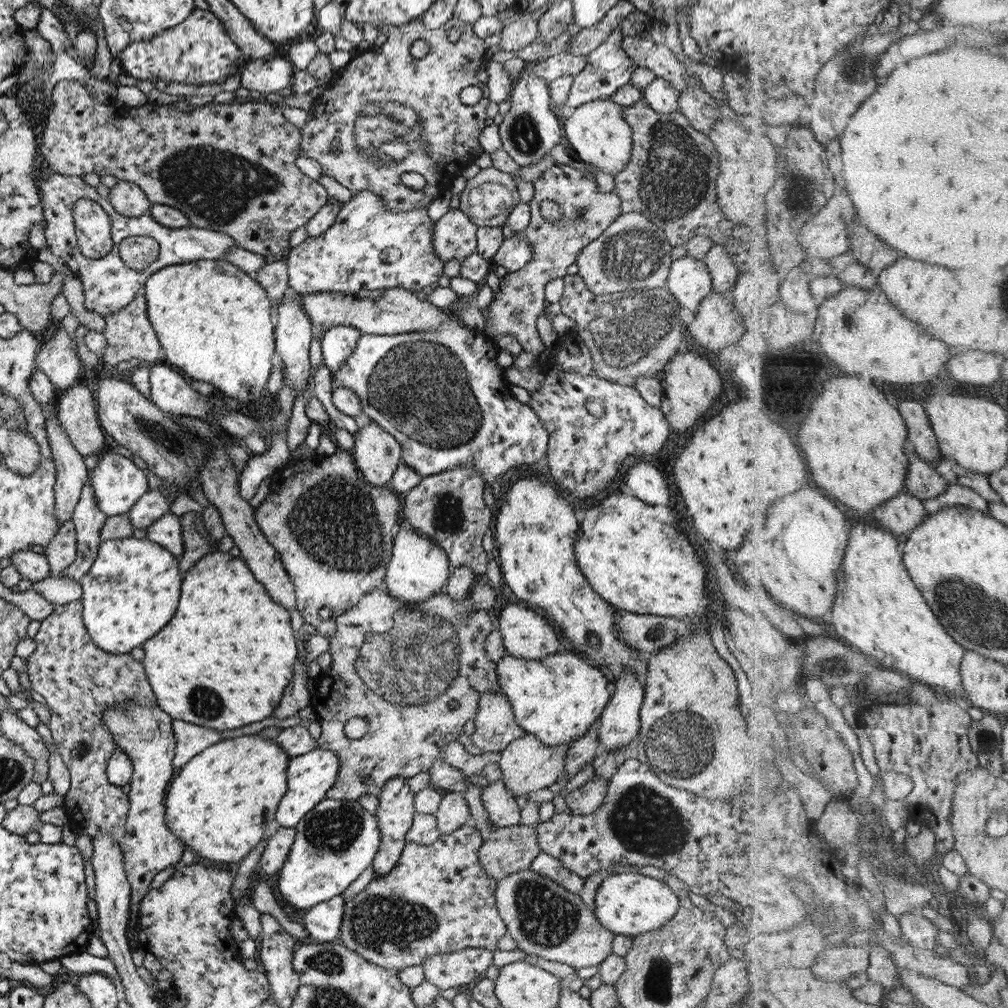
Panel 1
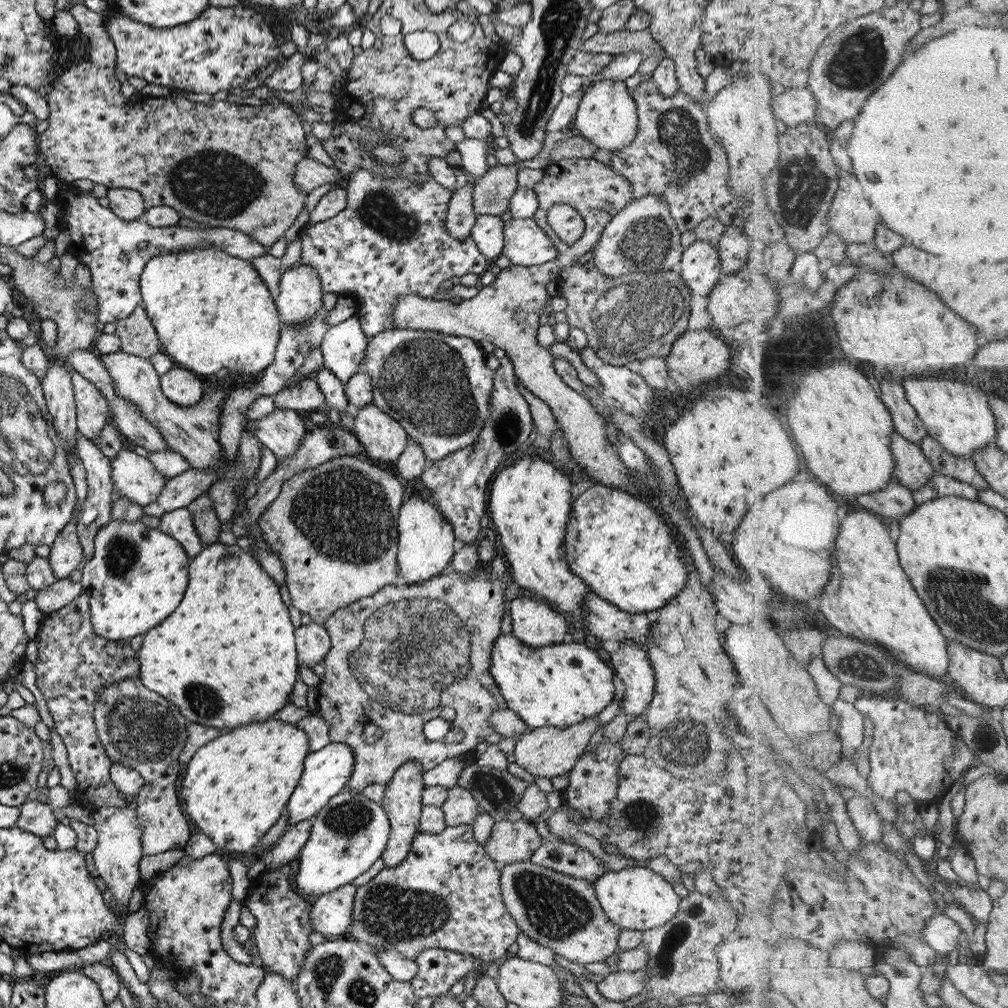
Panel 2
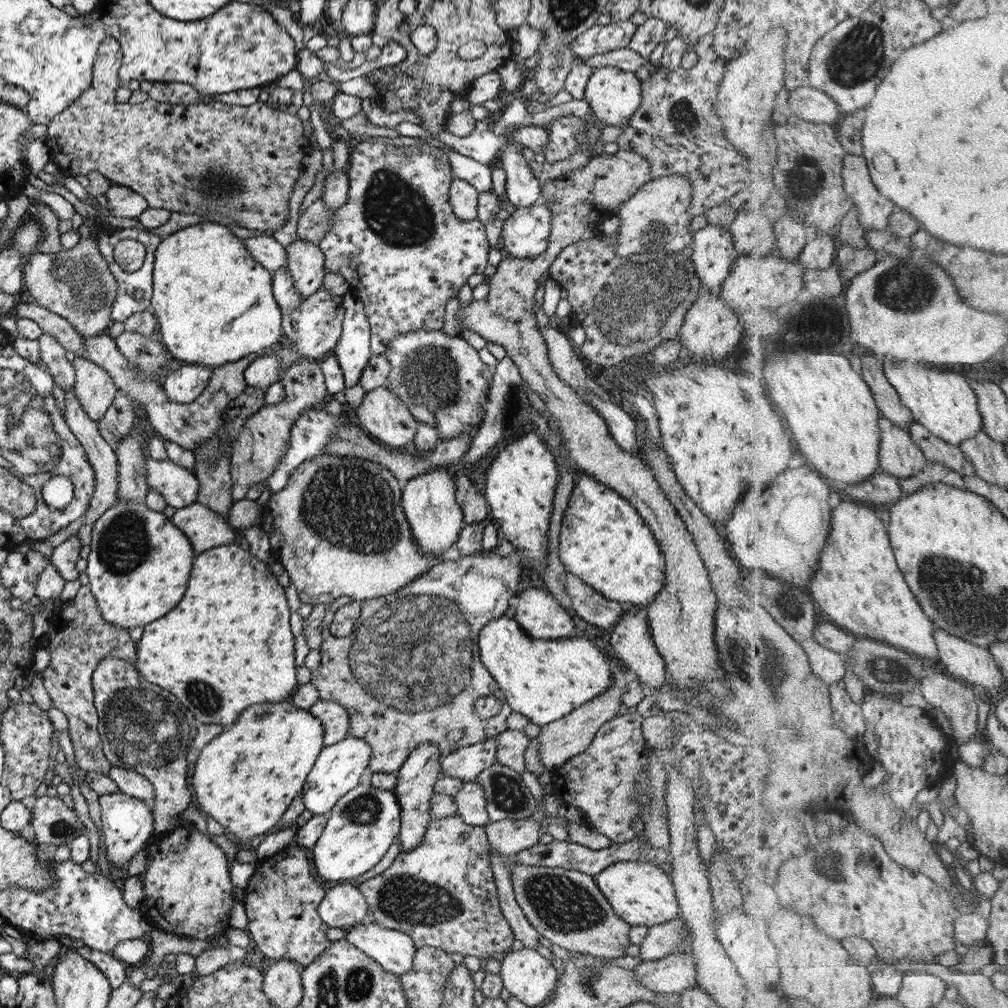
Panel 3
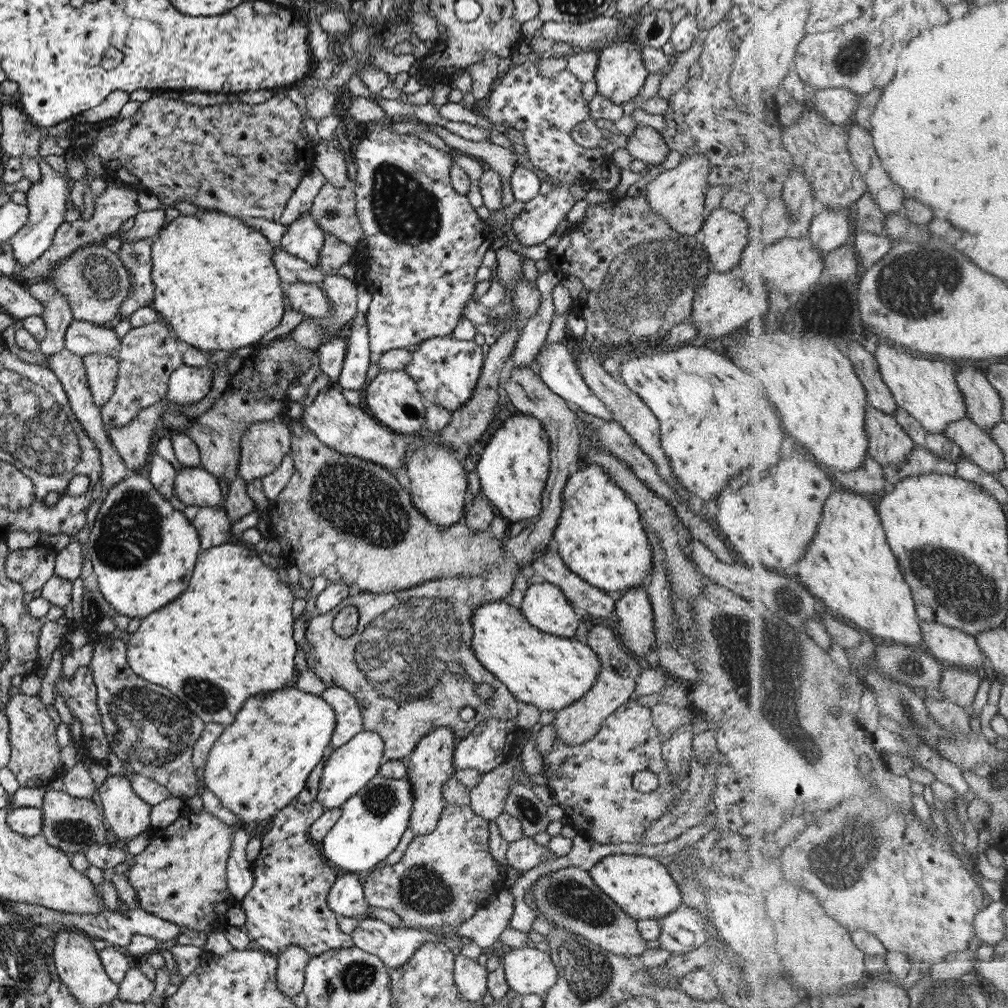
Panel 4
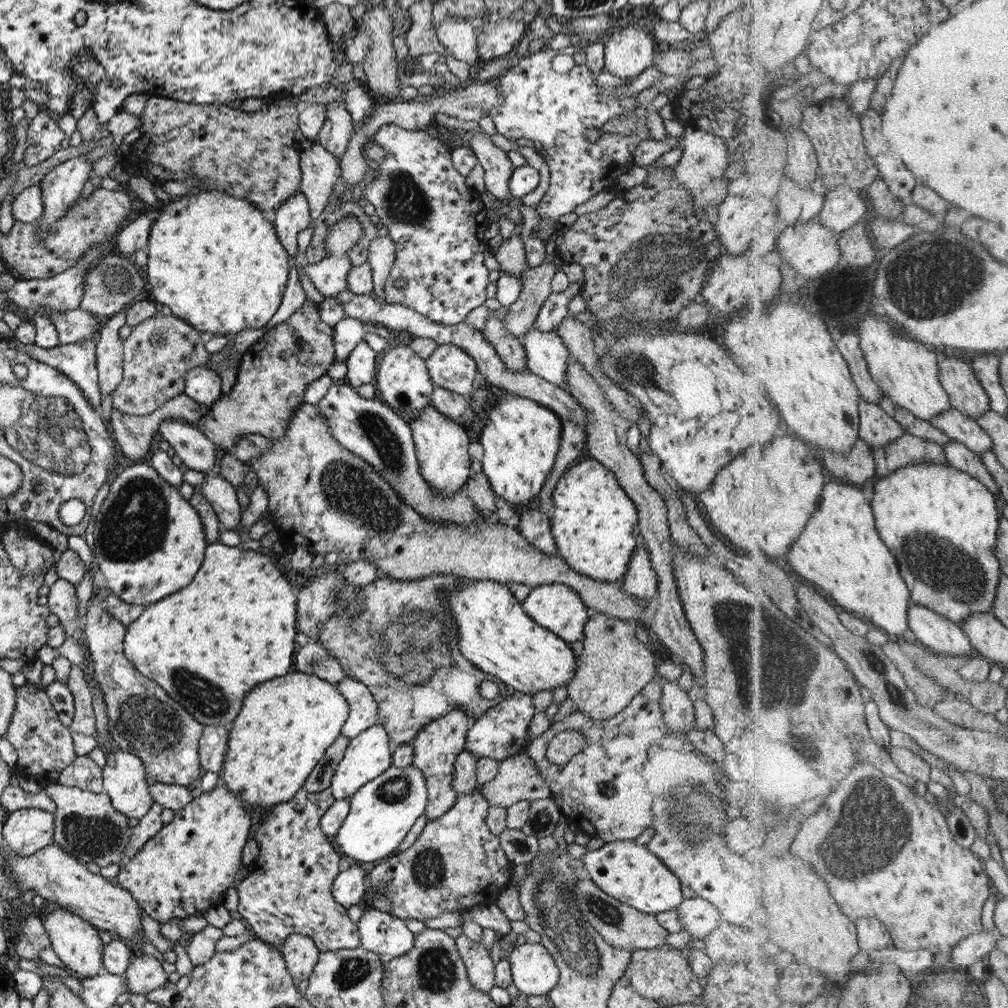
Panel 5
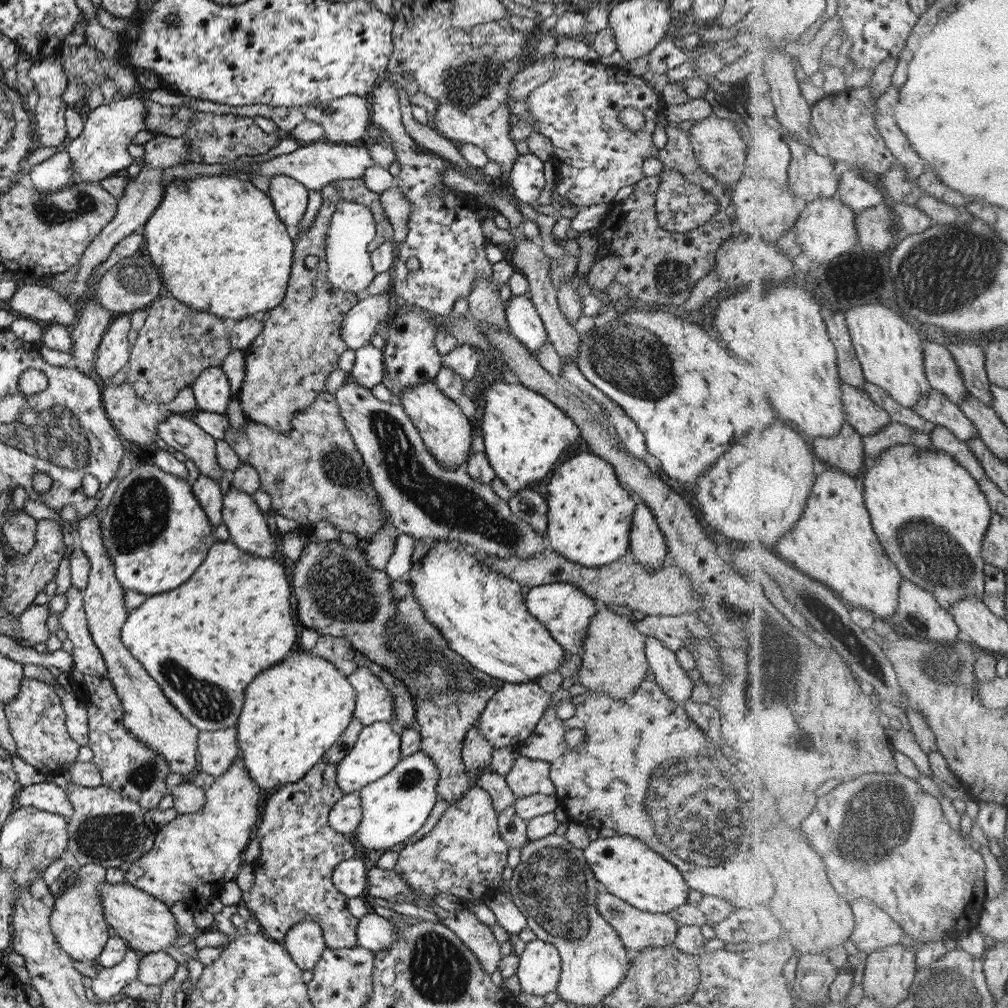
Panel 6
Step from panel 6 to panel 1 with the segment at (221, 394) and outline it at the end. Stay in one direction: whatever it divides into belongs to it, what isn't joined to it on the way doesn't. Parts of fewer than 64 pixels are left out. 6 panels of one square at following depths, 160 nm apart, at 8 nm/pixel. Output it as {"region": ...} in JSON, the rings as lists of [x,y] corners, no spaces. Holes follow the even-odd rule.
{"region":[[[163,363],[151,366],[148,376],[151,402],[165,414],[212,418],[205,395],[195,391]]]}

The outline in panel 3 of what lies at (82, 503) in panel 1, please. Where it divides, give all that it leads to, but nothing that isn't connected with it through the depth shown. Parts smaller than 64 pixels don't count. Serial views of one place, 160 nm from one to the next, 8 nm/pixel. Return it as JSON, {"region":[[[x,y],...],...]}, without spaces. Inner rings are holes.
{"region":[[[74,388],[64,392],[64,420],[71,431],[71,434],[79,441],[81,448],[84,450],[88,463],[94,472],[95,482],[94,489],[91,495],[90,503],[87,510],[84,512],[82,525],[78,529],[76,535],[81,545],[89,545],[91,542],[91,529],[94,522],[110,507],[118,498],[118,472],[116,451],[111,448],[110,444],[105,442],[101,436],[97,423],[85,414],[85,411],[79,404]]]}

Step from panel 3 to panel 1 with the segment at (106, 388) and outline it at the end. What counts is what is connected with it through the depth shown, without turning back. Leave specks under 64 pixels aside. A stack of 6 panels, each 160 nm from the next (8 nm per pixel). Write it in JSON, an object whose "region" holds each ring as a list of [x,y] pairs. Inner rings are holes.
{"region":[[[81,384],[71,385],[55,403],[58,421],[82,457],[105,450],[109,443],[101,432],[93,391]]]}

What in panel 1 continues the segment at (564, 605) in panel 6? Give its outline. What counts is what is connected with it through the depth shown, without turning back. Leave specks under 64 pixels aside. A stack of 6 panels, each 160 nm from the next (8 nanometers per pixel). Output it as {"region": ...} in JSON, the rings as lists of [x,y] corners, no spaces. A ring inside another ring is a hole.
{"region":[[[515,602],[507,604],[497,616],[504,652],[508,655],[539,660],[557,652],[559,641],[556,628],[527,606]]]}

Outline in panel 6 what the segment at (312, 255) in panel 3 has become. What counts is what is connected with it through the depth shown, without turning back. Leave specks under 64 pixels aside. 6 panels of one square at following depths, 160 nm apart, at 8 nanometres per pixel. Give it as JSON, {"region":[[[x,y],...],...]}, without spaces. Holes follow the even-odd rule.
{"region":[[[275,175],[267,180],[268,188],[265,190],[271,200],[275,215],[284,226],[294,229],[303,217],[307,205],[307,189],[297,179]]]}

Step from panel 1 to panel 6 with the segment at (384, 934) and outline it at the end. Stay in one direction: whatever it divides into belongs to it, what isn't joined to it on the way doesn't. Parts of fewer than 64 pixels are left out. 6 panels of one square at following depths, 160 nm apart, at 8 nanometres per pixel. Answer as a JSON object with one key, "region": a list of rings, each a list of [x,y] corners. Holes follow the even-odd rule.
{"region":[[[470,786],[460,799],[448,805],[430,833],[414,844],[405,843],[397,849],[397,859],[393,862],[392,870],[412,888],[414,900],[411,903],[432,912],[433,898],[440,892],[448,892],[466,902],[481,898],[485,890],[497,886],[501,871],[506,866],[508,846],[499,838],[496,815],[489,793],[482,788]]]}

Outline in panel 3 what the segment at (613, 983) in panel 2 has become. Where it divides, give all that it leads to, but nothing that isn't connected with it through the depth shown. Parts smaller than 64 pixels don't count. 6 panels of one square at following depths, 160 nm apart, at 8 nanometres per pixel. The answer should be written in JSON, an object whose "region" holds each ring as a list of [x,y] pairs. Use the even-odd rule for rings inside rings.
{"region":[[[671,954],[654,961],[643,961],[635,971],[637,980],[647,989],[662,993],[679,993],[695,985],[696,964],[693,956]]]}

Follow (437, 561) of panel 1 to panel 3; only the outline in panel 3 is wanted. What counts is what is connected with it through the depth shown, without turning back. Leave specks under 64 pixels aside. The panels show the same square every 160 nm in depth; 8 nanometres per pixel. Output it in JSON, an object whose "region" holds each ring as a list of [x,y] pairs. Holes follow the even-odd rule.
{"region":[[[430,467],[421,475],[407,480],[401,490],[400,503],[412,532],[411,540],[423,556],[441,559],[443,552],[457,541],[462,528],[462,510],[455,502],[455,490],[455,481],[450,471],[438,467]]]}

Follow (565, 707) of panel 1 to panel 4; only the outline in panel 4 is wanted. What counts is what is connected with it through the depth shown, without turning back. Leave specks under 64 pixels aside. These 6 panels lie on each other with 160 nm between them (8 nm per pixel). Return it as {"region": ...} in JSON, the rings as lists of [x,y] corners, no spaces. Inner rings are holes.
{"region":[[[505,601],[477,606],[471,616],[470,645],[481,666],[501,682],[515,701],[542,710],[561,710],[577,702],[595,682],[599,659],[586,645],[533,628],[517,608]]]}

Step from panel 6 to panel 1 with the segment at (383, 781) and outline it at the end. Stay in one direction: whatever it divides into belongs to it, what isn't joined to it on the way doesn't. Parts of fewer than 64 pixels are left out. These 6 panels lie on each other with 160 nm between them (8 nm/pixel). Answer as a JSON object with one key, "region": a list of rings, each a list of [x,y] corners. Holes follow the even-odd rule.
{"region":[[[320,800],[295,825],[294,841],[280,871],[271,879],[273,892],[293,910],[307,910],[342,892],[370,866],[380,843],[374,815],[356,800]]]}

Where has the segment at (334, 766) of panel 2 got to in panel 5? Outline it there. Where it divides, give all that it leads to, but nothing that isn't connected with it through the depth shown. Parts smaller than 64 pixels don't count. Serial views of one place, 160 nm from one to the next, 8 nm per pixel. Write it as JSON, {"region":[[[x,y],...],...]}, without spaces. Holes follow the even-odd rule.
{"region":[[[376,722],[349,739],[341,760],[336,764],[329,790],[334,800],[349,798],[361,785],[379,776],[390,767],[391,744],[385,729]]]}

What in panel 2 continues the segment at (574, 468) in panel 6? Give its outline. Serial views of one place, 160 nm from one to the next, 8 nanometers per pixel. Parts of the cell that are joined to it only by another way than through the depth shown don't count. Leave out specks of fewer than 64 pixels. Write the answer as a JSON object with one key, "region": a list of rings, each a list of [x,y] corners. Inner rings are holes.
{"region":[[[603,484],[587,487],[581,494],[573,498],[571,503],[570,515],[566,524],[566,529],[563,537],[563,551],[565,561],[569,566],[571,573],[579,577],[581,581],[589,588],[590,592],[595,593],[599,598],[613,604],[619,610],[629,614],[648,614],[663,608],[669,599],[672,599],[679,591],[683,590],[683,586],[687,584],[687,571],[685,571],[685,563],[683,563],[683,554],[680,546],[675,542],[675,533],[670,533],[672,526],[669,524],[665,515],[659,515],[655,511],[653,505],[649,505],[645,500],[634,496],[632,493],[622,491],[613,486],[605,486]]]}

